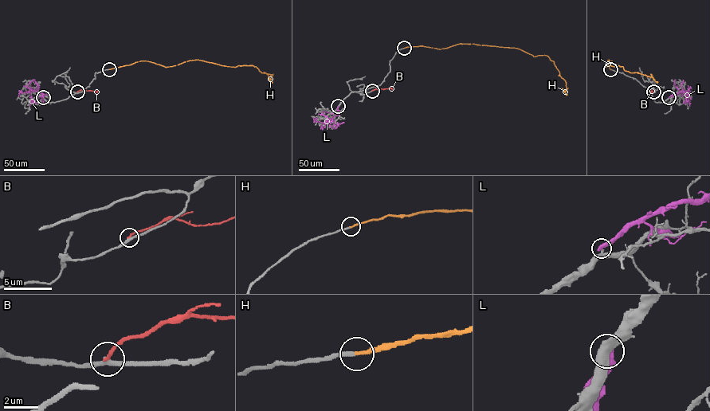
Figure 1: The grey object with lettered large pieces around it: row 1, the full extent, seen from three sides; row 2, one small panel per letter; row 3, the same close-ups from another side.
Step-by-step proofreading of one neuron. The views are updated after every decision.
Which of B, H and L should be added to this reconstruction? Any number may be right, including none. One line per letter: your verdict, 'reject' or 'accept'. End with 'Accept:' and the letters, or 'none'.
B: reject
H: accept
L: reject
Accept: H

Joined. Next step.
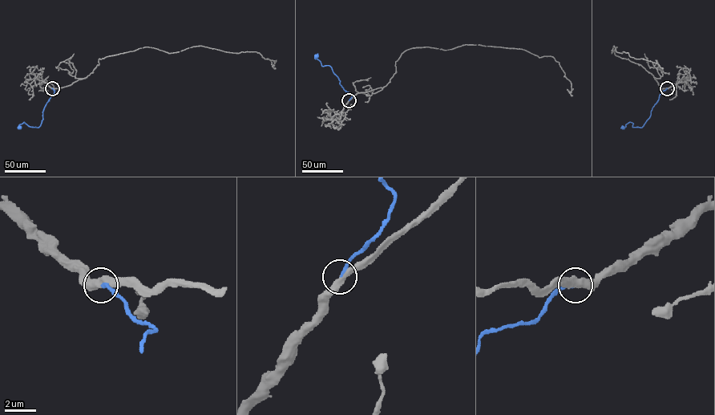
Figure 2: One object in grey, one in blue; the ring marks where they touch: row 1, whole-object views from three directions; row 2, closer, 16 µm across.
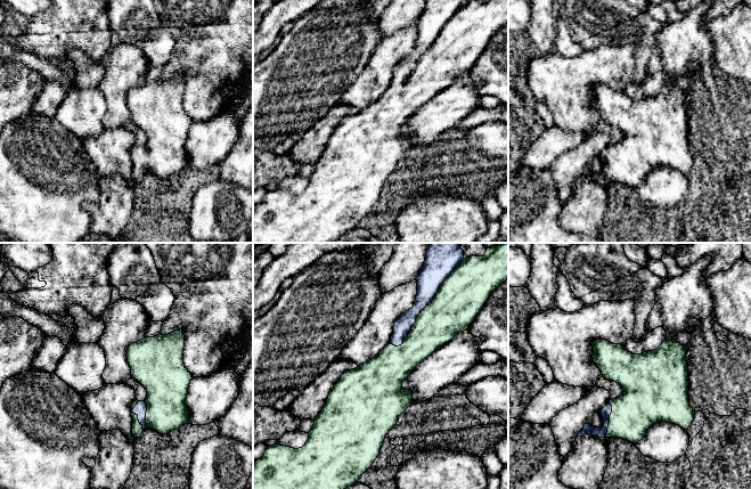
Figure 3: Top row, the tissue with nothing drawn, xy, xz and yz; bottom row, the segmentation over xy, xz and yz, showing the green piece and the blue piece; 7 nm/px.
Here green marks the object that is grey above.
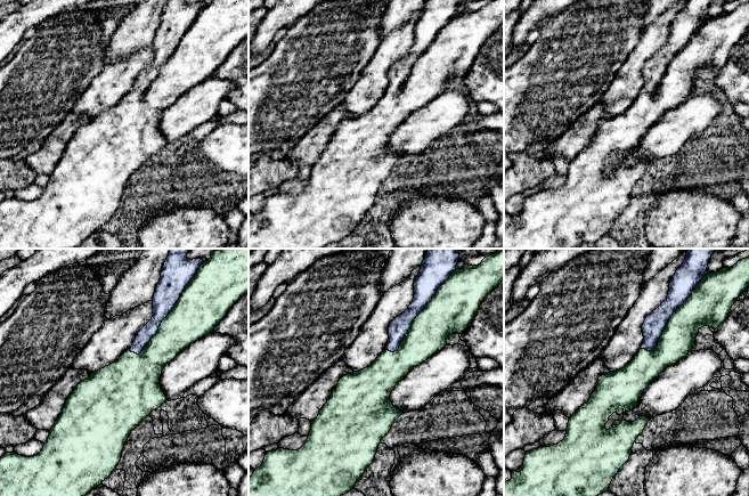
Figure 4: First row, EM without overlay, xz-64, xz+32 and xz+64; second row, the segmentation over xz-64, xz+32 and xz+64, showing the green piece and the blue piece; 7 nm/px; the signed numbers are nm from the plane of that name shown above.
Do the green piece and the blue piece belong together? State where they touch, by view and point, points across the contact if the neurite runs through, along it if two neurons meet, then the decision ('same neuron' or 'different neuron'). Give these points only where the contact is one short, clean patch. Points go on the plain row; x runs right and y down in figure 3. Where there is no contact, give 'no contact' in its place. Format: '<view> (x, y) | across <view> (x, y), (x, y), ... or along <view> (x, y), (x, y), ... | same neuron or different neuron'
xz (425, 51) | same neuron

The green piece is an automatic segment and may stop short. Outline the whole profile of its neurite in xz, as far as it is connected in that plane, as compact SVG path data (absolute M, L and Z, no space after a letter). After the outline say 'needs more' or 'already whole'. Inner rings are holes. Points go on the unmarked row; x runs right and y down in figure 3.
M426 0L424 9L416 23L417 25L417 40L415 49L411 54L402 58L394 66L393 78L390 87L384 91L378 100L372 105L358 111L354 114L344 116L341 120L340 125L334 130L328 139L328 142L315 163L315 169L312 174L309 177L309 184L302 193L294 194L291 191L281 190L279 188L274 190L268 190L264 199L255 206L253 211L253 243L332 243L338 239L346 233L353 230L358 227L359 222L370 213L372 209L375 206L379 199L381 191L389 176L397 169L399 161L413 149L413 136L403 135L402 128L408 123L416 111L422 107L425 103L431 100L436 93L448 88L458 78L467 75L471 67L476 63L482 52L484 51L490 39L498 33L503 27L508 25L508 0L473 0L470 2L464 2L464 0Z | needs more

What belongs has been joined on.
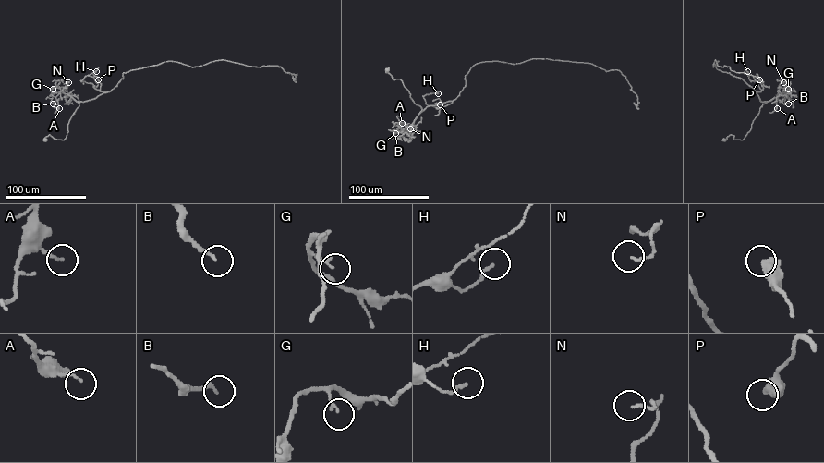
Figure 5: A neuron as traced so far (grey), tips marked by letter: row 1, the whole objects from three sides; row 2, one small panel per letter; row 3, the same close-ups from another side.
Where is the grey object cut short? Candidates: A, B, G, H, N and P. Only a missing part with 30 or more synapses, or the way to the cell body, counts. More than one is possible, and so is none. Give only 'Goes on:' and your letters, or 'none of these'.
Goes on: none of these

